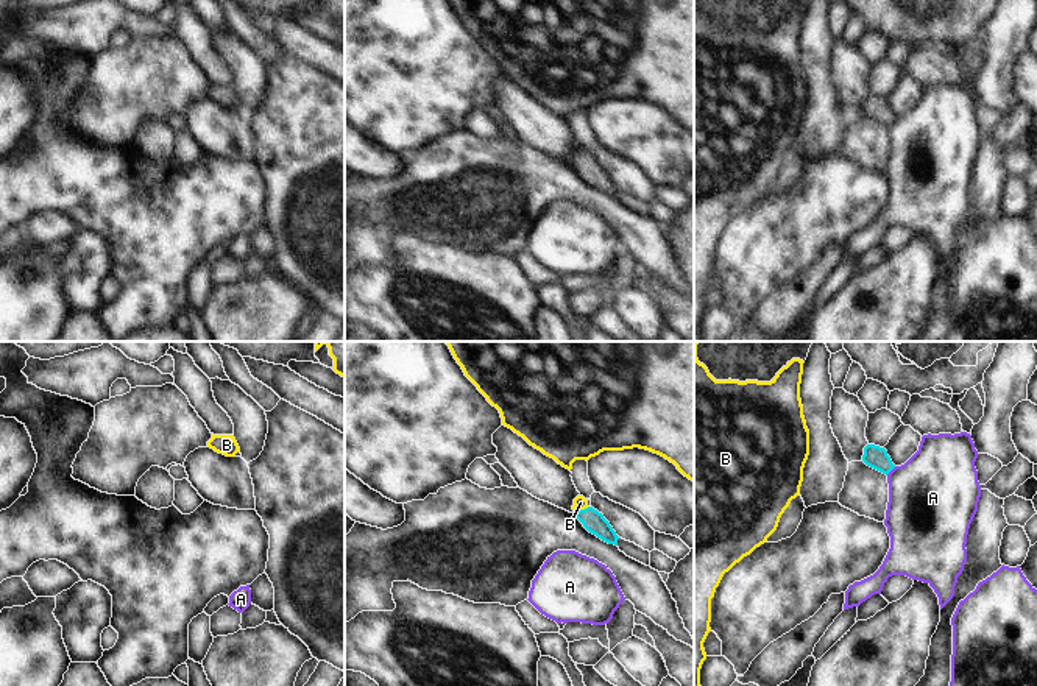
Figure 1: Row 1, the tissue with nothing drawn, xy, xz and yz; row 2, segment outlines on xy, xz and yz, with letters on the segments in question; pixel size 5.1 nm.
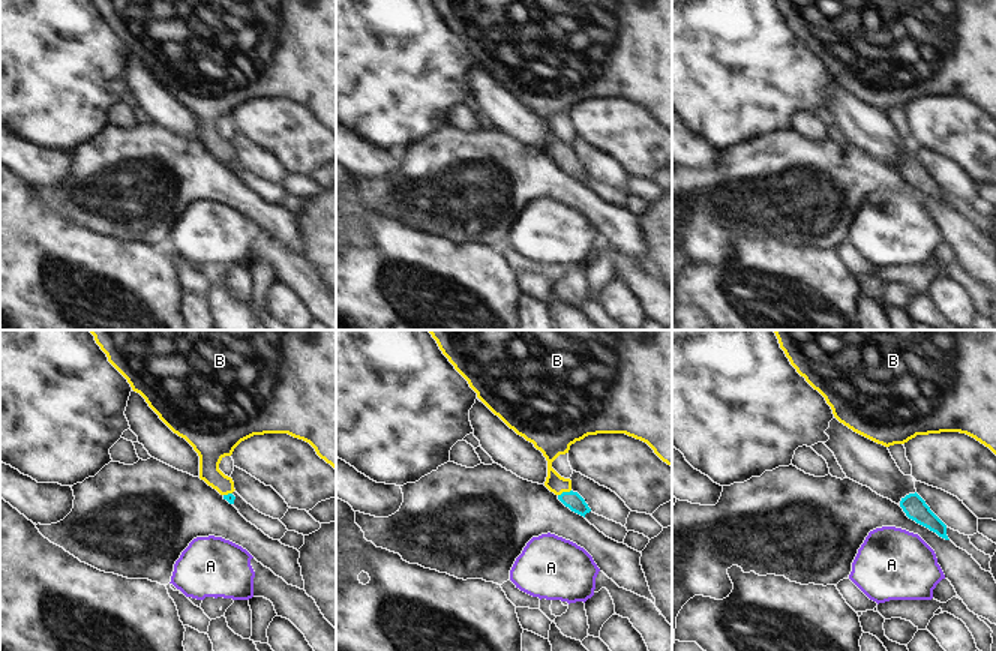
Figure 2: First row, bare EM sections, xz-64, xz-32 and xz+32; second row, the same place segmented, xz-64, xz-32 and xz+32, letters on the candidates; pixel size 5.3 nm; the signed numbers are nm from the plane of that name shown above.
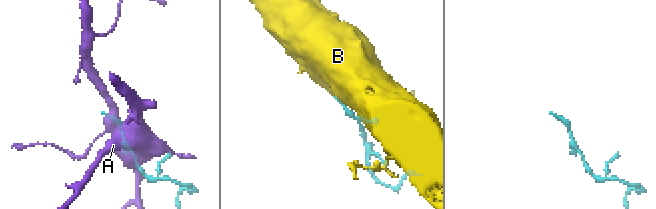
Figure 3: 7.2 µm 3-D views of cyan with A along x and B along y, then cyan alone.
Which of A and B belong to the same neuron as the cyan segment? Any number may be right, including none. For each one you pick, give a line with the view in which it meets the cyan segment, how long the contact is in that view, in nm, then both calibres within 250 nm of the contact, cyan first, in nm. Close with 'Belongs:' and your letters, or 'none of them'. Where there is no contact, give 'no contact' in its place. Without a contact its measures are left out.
B: meets cyan in xz; contact 80 nm long; 110 nm thick on the cyan side, 70 nm on the other
Belongs: B

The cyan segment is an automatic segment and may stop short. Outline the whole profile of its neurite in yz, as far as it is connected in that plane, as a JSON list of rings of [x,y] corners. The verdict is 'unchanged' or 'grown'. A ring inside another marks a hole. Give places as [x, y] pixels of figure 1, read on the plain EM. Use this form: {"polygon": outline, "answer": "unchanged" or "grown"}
{"polygon": [[[867,95],[864,98],[862,112],[867,117],[870,117],[886,126],[895,118],[890,108],[887,106],[887,101],[884,98],[875,97],[875,95]]], "answer": "unchanged"}

